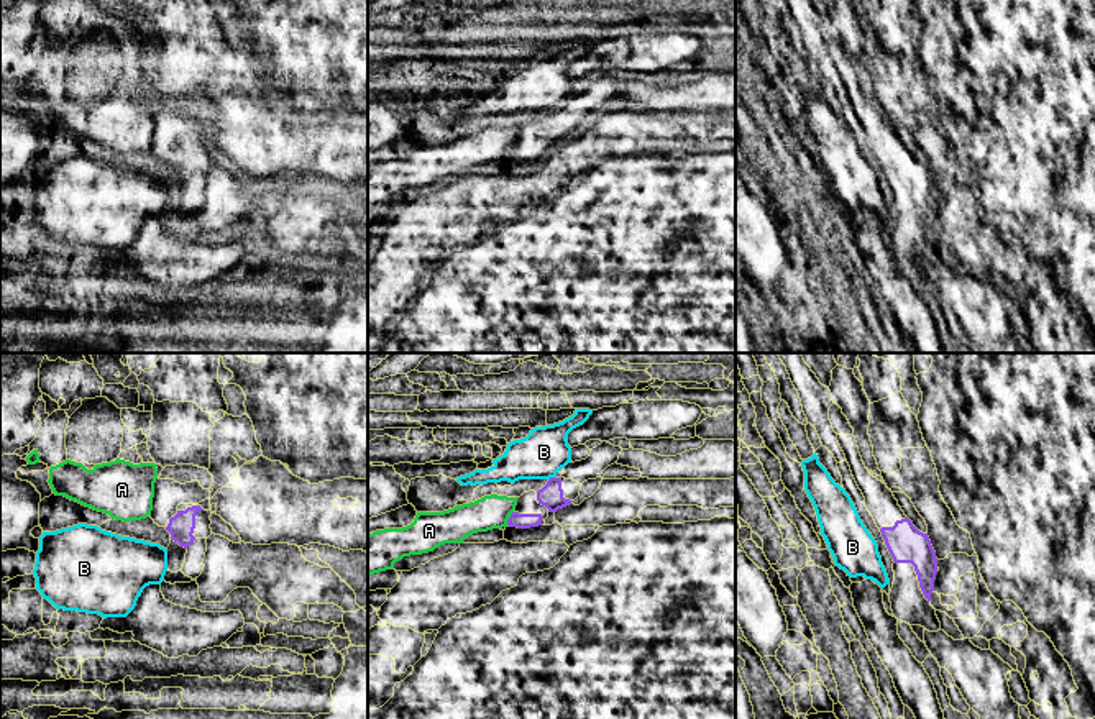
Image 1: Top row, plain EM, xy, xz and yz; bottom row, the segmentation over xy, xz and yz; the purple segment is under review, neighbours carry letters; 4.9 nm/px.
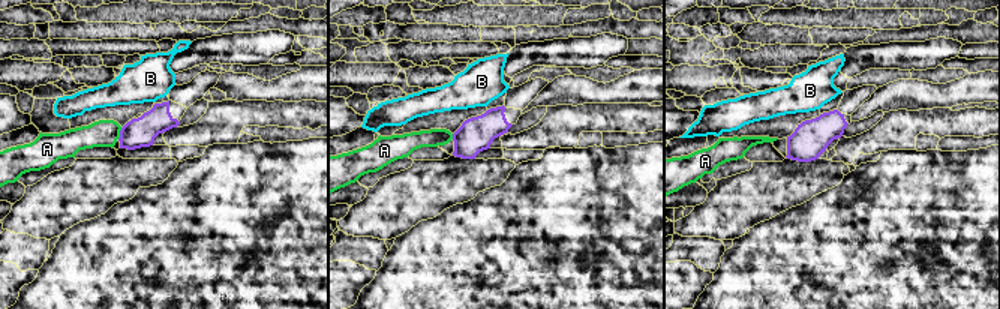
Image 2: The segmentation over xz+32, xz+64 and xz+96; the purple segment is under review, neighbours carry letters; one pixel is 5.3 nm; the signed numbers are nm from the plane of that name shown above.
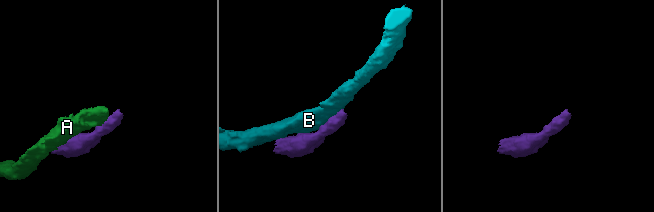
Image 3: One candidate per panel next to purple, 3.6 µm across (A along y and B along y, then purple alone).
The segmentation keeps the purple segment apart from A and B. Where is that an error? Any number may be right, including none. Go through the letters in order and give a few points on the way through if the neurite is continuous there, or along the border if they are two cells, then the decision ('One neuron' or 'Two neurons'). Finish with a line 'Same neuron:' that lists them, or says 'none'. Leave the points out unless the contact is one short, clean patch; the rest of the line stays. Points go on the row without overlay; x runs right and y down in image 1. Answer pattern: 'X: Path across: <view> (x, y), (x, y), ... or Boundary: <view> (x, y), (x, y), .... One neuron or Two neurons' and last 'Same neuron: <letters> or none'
A: Two neurons
B: Two neurons
Same neuron: none

